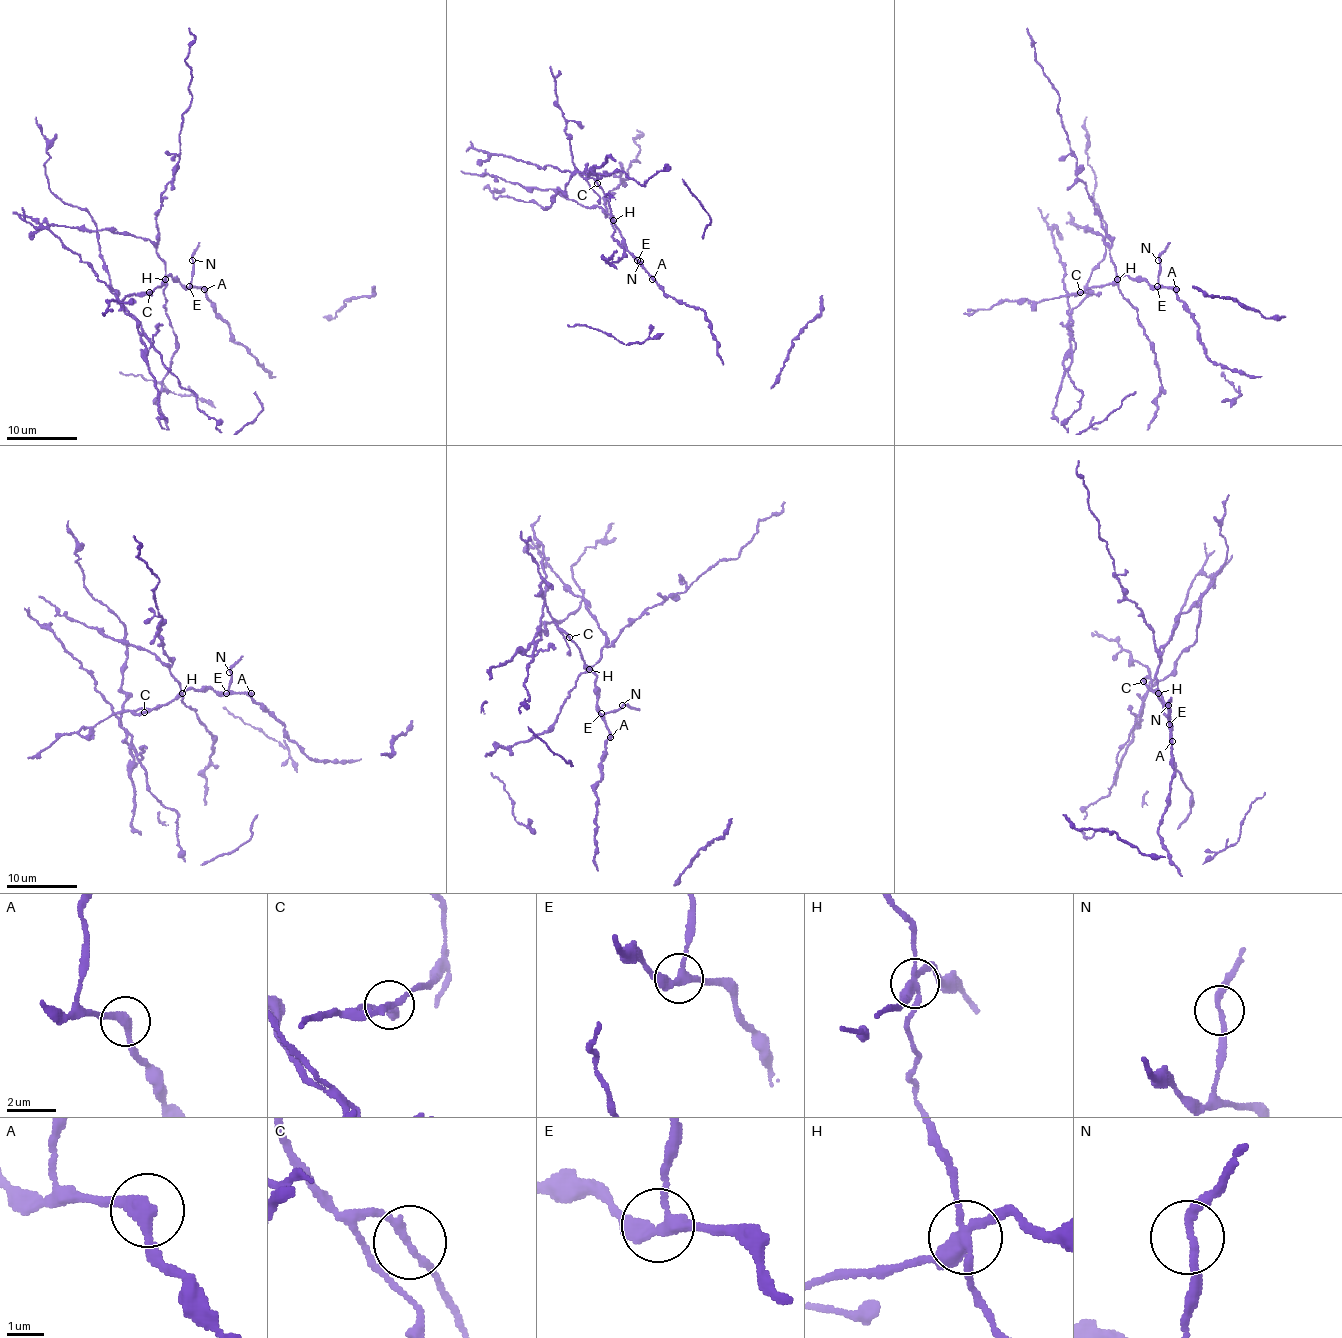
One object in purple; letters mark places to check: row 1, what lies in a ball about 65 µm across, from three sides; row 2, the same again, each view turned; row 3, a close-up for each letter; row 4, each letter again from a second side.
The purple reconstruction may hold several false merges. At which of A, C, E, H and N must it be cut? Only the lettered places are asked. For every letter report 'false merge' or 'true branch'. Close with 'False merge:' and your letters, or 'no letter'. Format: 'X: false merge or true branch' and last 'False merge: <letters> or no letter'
A: true branch
C: false merge
E: true branch
H: false merge
N: true branch
False merge: C, H

